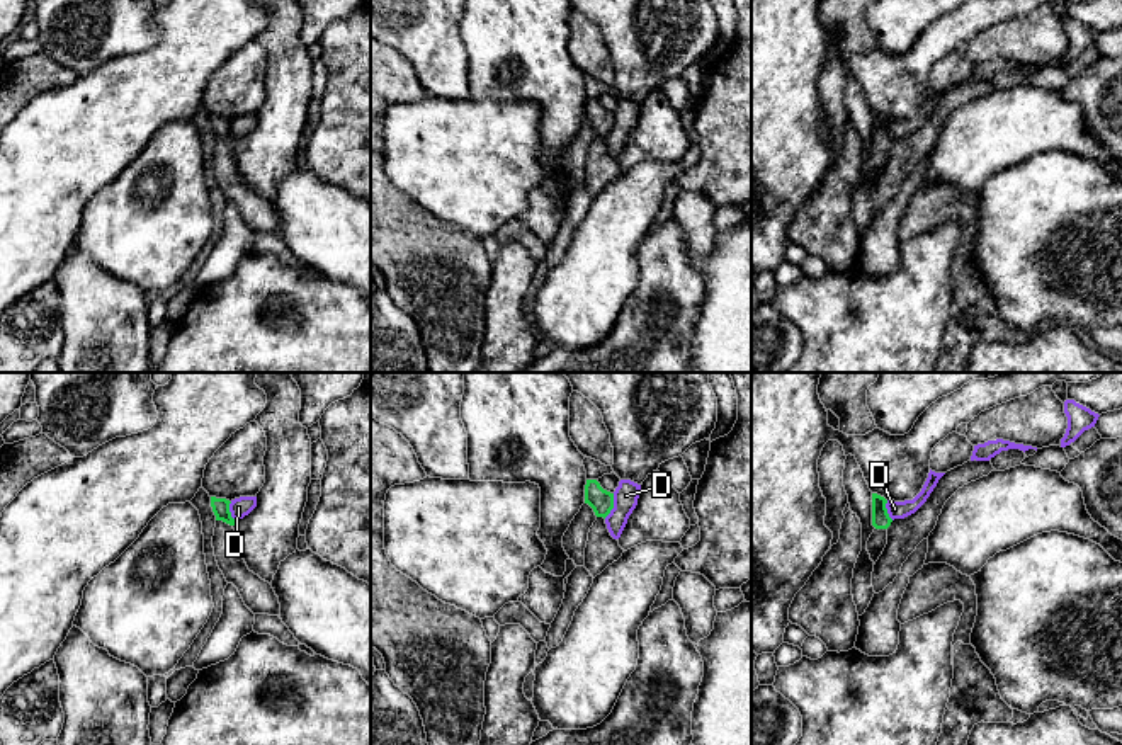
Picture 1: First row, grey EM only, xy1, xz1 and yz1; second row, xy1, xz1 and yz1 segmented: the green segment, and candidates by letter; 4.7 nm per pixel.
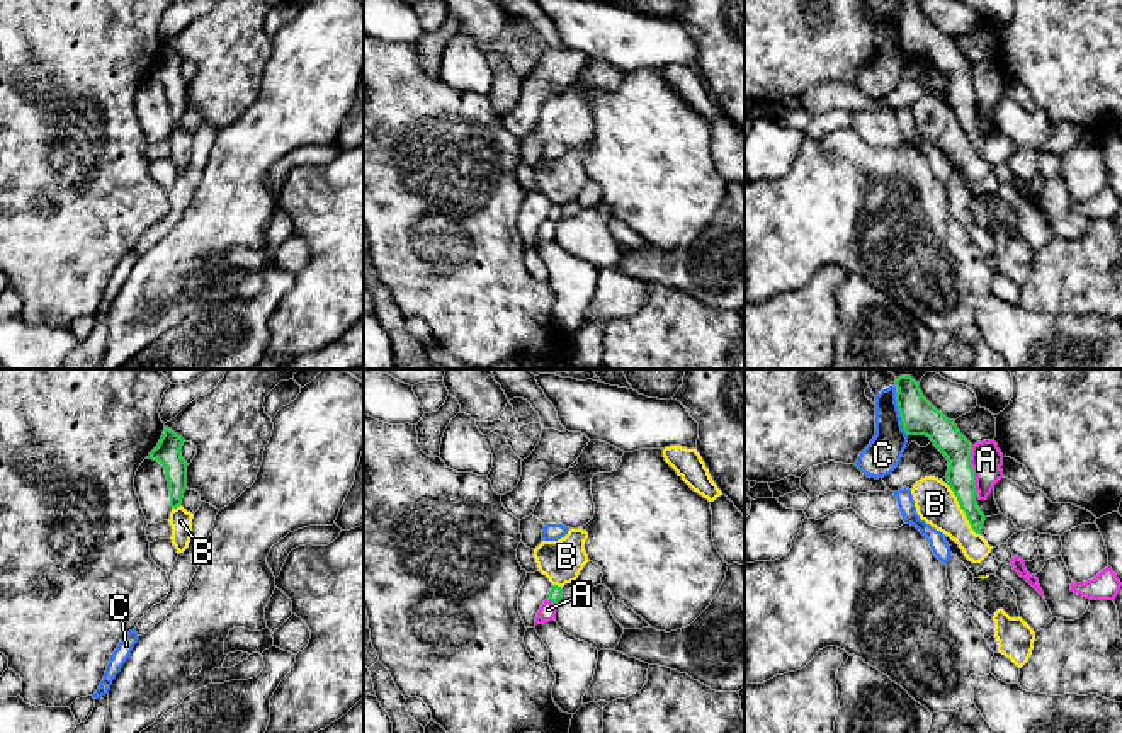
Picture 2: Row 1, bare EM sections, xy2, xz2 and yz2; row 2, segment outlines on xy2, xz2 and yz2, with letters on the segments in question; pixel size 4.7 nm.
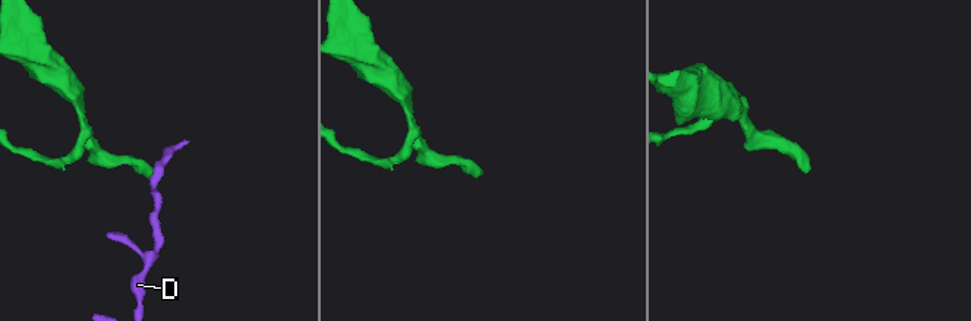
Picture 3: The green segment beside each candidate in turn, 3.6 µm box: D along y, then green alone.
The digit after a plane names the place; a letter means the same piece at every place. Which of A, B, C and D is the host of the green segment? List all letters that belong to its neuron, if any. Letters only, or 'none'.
none

